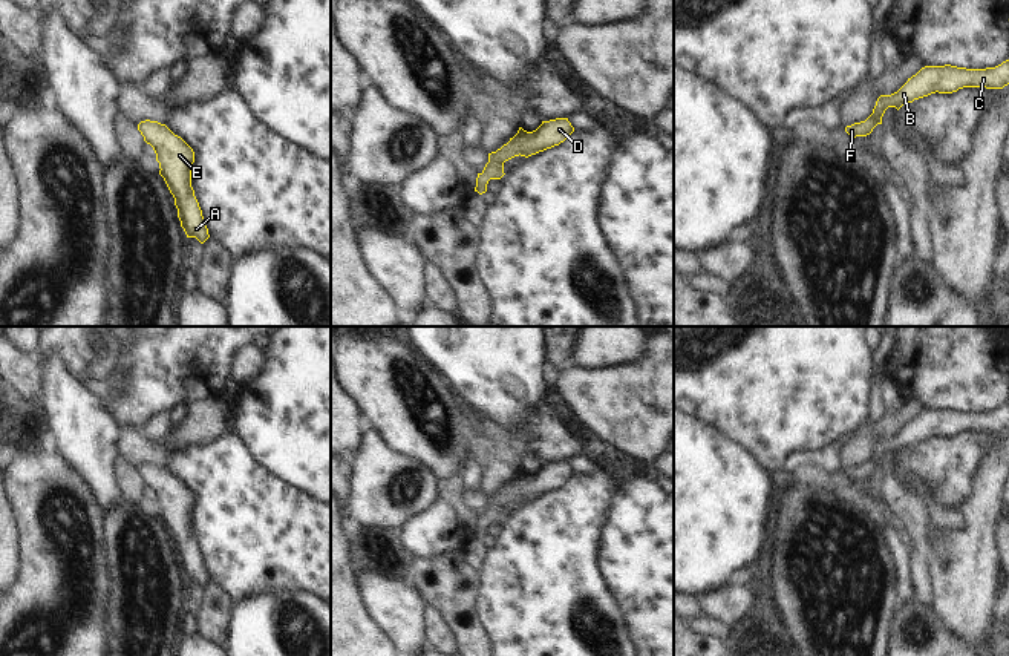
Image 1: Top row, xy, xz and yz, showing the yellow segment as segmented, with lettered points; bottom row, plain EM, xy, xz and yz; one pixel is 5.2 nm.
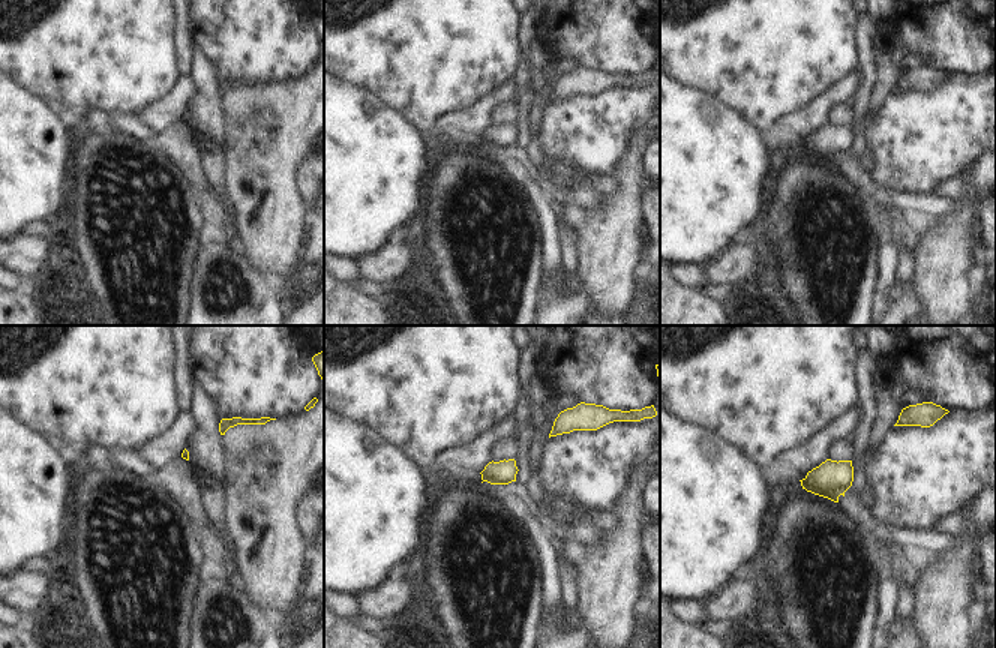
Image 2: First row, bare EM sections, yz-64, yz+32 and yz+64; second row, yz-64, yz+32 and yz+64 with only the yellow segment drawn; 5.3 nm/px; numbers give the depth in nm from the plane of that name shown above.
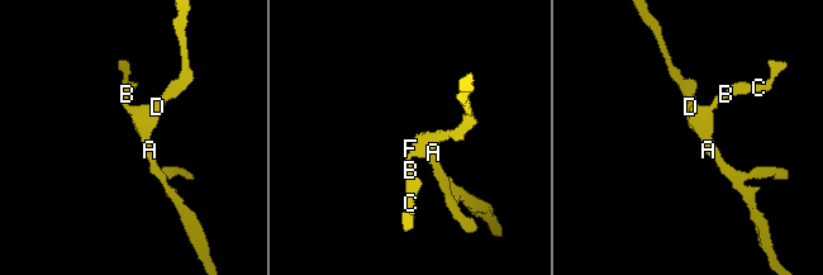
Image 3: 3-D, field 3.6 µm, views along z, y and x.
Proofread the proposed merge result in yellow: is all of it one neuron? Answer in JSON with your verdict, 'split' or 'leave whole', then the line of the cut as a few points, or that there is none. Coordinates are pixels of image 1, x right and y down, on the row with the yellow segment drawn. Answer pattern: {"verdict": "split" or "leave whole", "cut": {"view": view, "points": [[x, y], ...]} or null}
{"verdict": "leave whole", "cut": null}

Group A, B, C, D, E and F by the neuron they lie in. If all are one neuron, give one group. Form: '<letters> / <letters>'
A B C D E F

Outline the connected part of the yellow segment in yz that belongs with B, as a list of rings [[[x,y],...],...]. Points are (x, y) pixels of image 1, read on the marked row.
[[[1009,60],[995,67],[966,69],[951,64],[925,66],[916,75],[891,95],[880,95],[876,101],[873,113],[860,123],[845,127],[850,138],[867,136],[877,124],[882,124],[882,116],[888,107],[897,110],[914,100],[931,93],[952,93],[963,87],[986,87],[1003,89],[1009,84]]]

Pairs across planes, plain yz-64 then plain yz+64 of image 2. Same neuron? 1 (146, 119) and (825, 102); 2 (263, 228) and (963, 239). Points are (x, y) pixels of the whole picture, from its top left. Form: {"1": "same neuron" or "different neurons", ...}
{"1": "different neurons", "2": "same neuron"}

